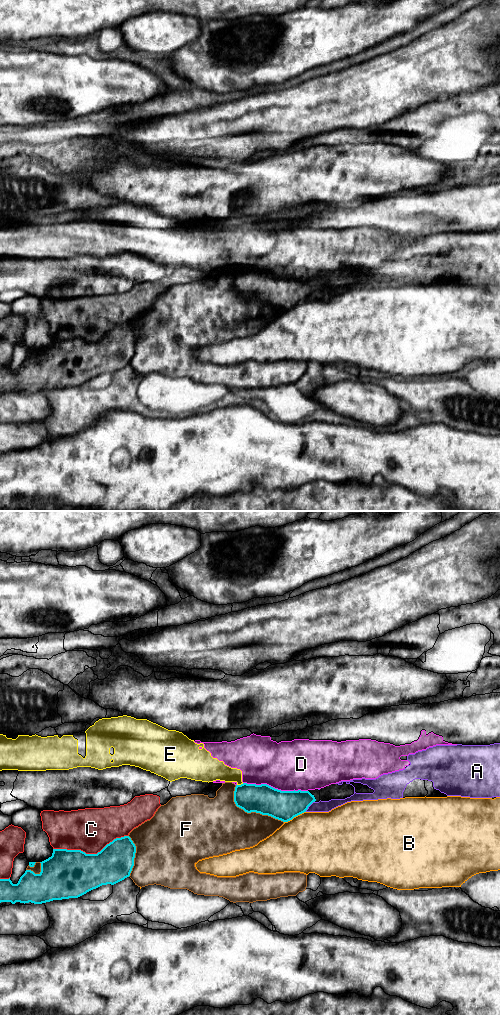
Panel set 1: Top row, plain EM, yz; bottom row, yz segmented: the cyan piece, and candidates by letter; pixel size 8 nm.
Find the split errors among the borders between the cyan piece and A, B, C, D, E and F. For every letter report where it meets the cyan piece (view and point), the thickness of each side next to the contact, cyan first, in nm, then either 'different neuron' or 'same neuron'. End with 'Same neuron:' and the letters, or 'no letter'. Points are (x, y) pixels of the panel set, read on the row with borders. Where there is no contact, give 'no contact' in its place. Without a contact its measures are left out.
A: contact yz (309, 805); calibres 240 and 100 nm; different neuron
B: contact yz (294, 816); calibres 240 and 480 nm; different neuron
C: contact yz (90, 854); calibres 380 and 360 nm; different neuron
D: contact yz (274, 788); calibres 240 and 400 nm; different neuron
E: contact yz (241, 784); calibres 240 and 160 nm; different neuron
F: contact yz (250, 812); calibres 240 and 400 nm; different neuron
Same neuron: no letter

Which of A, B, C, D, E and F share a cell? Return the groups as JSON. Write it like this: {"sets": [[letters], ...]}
{"sets": [["A"], ["B"], ["C"], ["D", "E"], ["F"]]}

